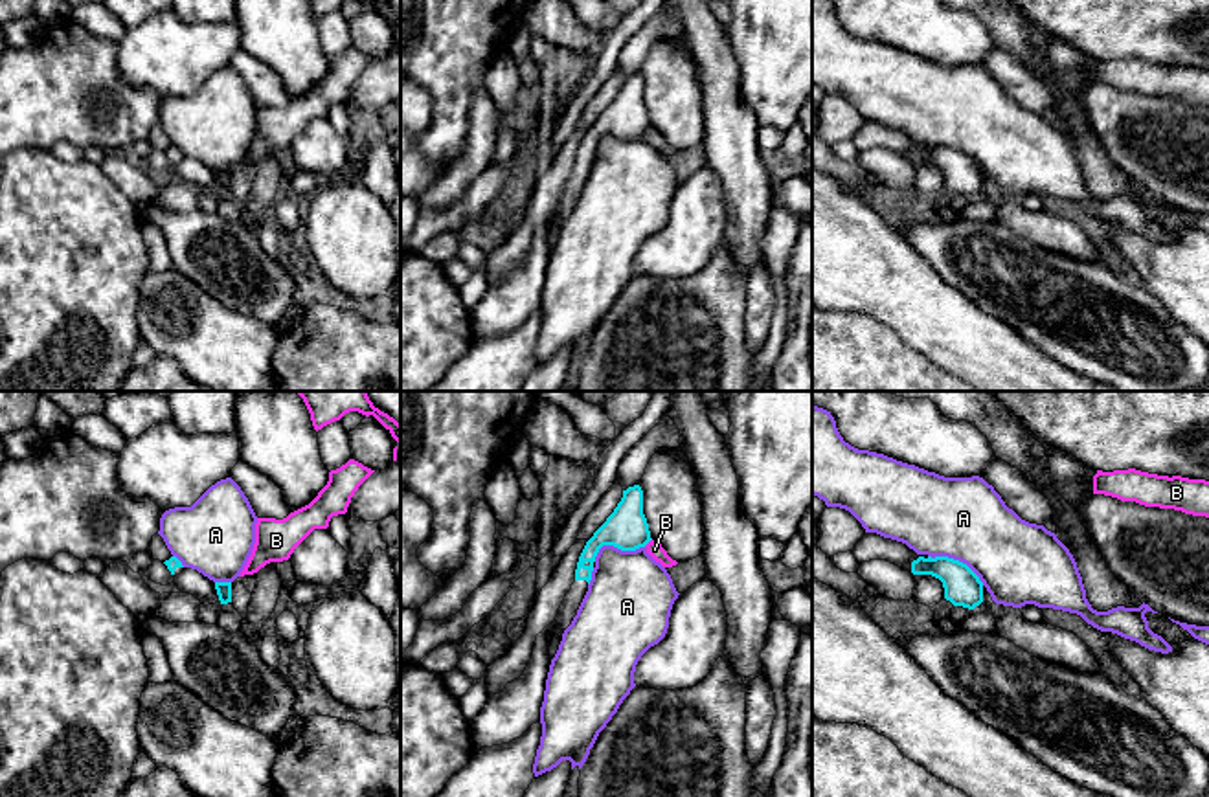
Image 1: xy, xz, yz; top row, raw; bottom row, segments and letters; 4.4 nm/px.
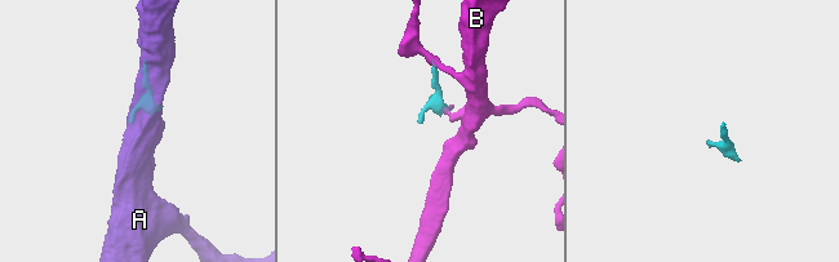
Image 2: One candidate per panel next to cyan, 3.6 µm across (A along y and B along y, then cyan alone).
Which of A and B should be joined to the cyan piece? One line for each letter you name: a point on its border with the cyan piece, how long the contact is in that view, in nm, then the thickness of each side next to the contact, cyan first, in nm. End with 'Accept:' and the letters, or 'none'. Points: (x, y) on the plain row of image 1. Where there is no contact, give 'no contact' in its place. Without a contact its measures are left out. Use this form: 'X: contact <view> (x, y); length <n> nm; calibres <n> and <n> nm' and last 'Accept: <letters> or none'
Accept: none

